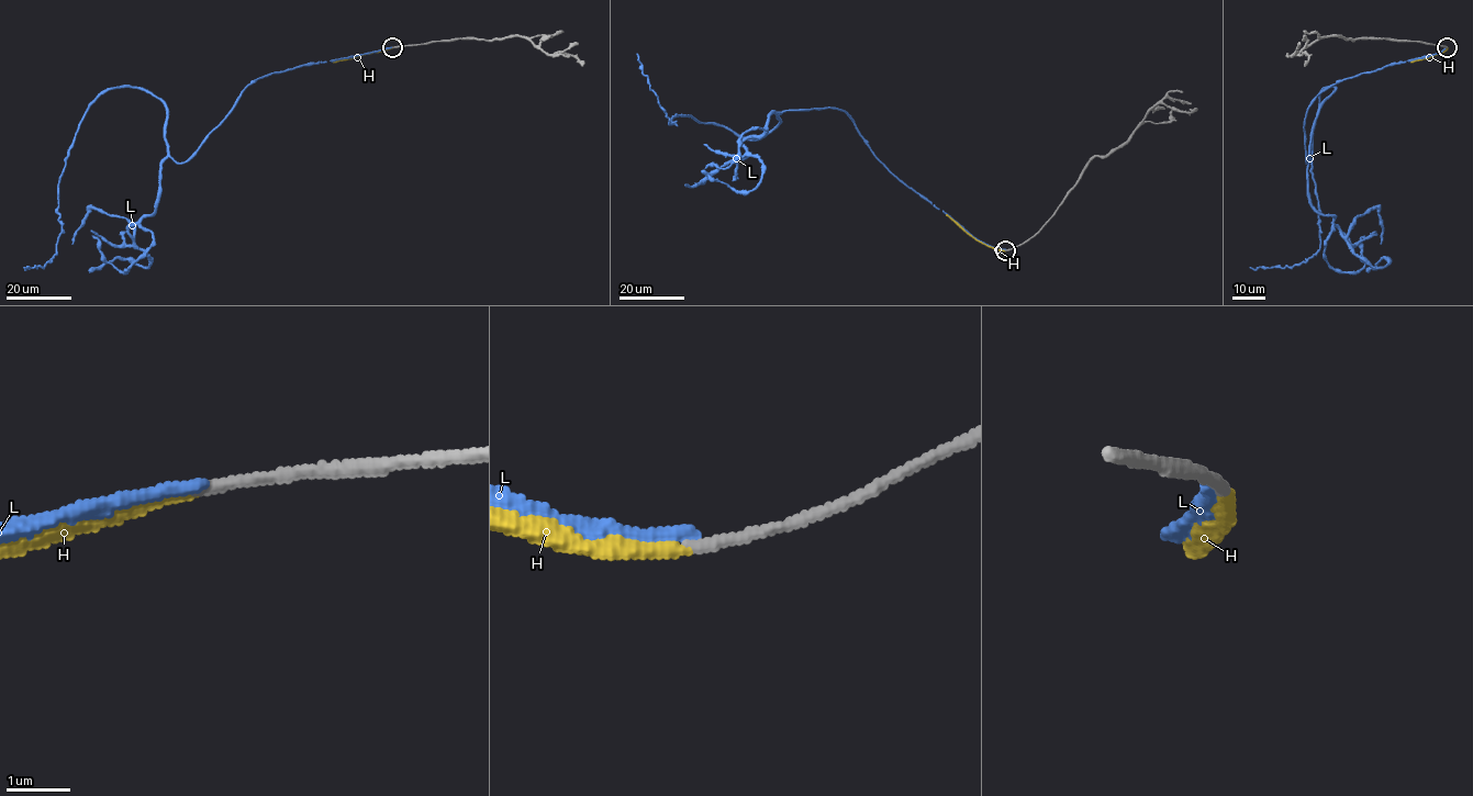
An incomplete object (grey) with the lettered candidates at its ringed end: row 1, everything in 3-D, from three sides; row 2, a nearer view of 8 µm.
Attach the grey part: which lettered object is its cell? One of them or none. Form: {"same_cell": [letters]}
{"same_cell": ["H"]}

